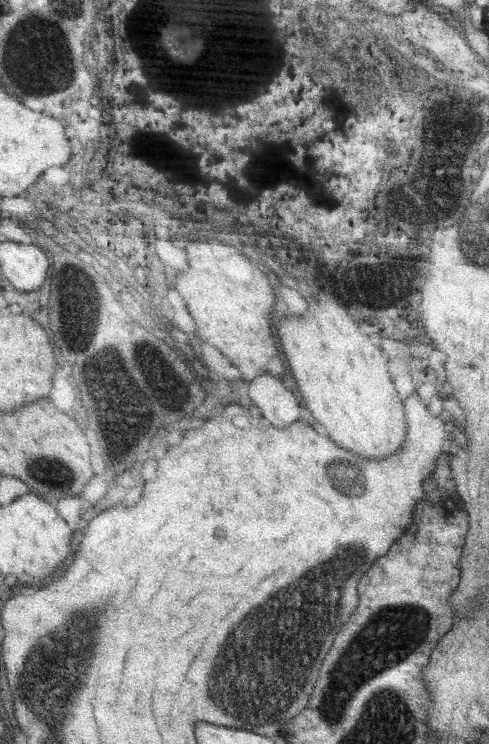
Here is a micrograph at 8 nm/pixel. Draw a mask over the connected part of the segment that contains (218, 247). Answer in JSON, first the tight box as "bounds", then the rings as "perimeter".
{"bounds":[177,240,285,380],"perimeter":[[[197,240],[189,244],[189,260],[193,260],[193,268],[181,272],[177,290],[183,294],[203,340],[217,346],[235,366],[239,366],[247,380],[257,378],[259,372],[283,376],[285,360],[275,346],[269,318],[269,312],[275,306],[275,290],[269,286],[267,276],[245,254],[229,244],[201,244],[201,240]]]}

